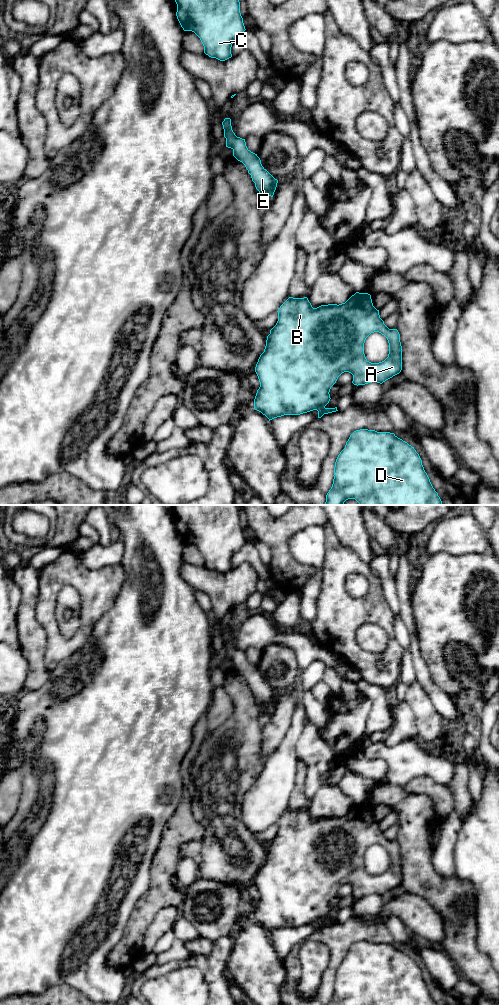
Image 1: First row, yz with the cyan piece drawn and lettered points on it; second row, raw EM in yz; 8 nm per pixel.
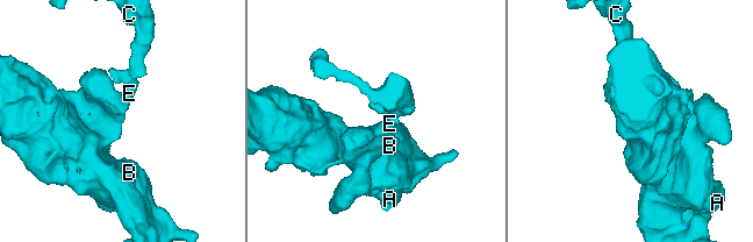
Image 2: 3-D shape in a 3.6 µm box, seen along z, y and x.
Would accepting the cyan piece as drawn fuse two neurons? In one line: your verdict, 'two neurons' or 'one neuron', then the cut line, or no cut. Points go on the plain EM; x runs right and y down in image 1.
two neurons; cut yz (236, 648), (232, 660)

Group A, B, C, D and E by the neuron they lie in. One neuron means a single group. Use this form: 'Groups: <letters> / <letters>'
Groups: A B D E / C

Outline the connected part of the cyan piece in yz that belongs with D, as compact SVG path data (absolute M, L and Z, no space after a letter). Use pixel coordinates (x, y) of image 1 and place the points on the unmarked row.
M368 941L354 943L336 971L333 988L328 1005L437 1005L414 959L390 944Z

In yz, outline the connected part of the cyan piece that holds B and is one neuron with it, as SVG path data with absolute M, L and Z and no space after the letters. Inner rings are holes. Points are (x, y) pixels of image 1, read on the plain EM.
M356 804L345 815L328 816L313 820L307 809L289 809L278 821L278 833L267 848L264 864L255 879L260 899L254 911L254 921L265 927L269 933L284 927L300 927L313 922L318 923L318 930L324 926L336 924L335 920L326 920L330 913L330 901L338 889L349 884L353 887L354 897L372 894L382 896L399 886L402 882L402 858L397 841L389 841L380 830L379 822L372 815L371 807ZM374 844L384 847L389 855L388 869L379 875L369 874L364 866L366 850Z

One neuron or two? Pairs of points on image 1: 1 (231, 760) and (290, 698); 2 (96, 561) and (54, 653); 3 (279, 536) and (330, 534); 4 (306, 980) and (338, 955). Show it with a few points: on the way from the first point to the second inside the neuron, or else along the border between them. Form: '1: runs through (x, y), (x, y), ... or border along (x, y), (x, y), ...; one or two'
1: border along (263, 728), (262, 749), (260, 751); two
2: border along (74, 554), (90, 569), (115, 565); two
3: border along (329, 521), (322, 528); two
4: border along (318, 941), (329, 950), (329, 962), (319, 985); two

